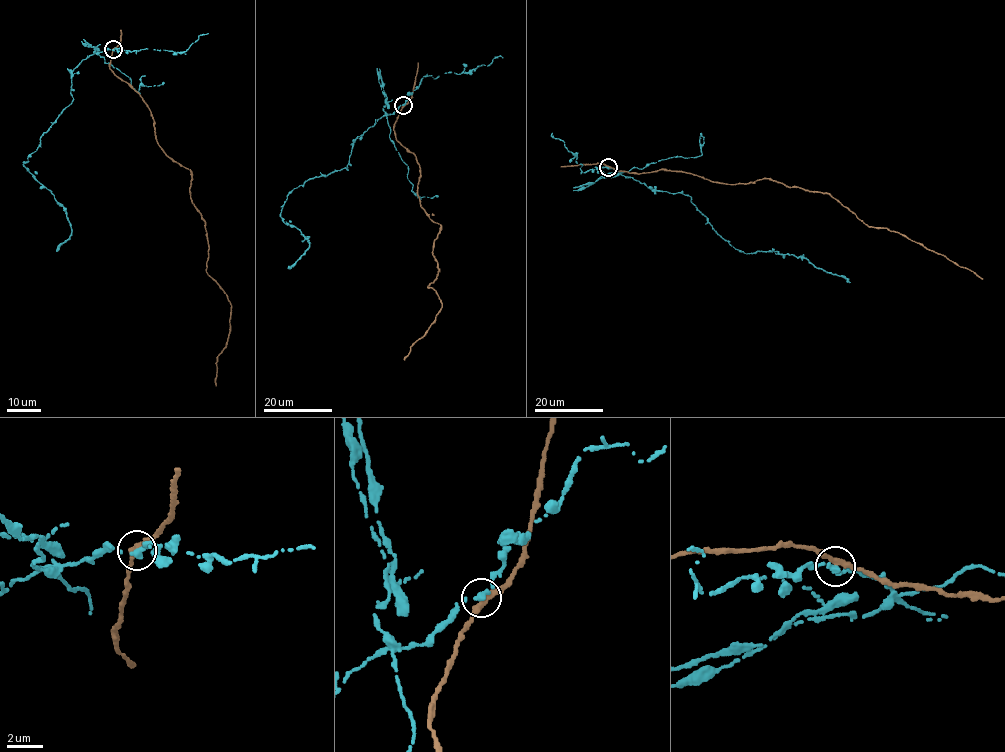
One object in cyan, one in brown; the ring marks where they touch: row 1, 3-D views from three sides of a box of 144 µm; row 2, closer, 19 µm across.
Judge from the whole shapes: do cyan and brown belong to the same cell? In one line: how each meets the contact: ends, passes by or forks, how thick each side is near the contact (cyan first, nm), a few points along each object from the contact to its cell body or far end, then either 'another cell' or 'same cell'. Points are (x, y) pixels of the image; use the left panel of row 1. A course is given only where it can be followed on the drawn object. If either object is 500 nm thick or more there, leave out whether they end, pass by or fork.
cyan ends; brown passes by; calibres 360 and 320 nm; course cyan (113, 49), (90, 55), (72, 70), (70, 105), (23, 164), (63, 207), (70, 225), (70, 236), (57, 251); course brown (113, 49), (109, 65), (149, 107), (157, 143), (190, 170), (206, 272), (231, 308), (216, 385); another cell

